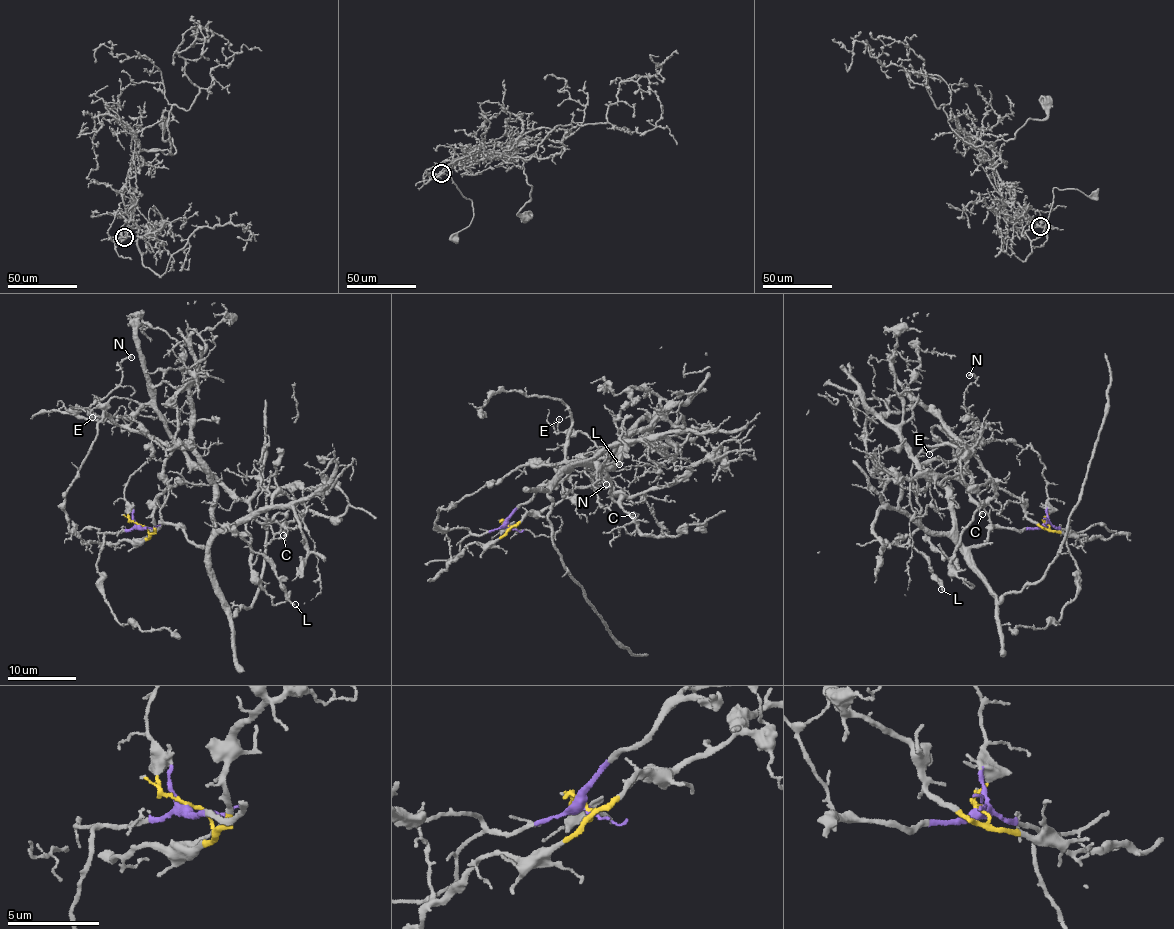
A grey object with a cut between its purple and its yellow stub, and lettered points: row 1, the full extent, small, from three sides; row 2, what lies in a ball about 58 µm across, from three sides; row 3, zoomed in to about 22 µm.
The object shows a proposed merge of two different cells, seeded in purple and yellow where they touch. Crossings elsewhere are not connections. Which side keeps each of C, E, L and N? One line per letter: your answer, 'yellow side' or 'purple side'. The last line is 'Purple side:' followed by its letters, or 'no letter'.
C: yellow side
E: yellow side
L: purple side
N: yellow side
Purple side: L

